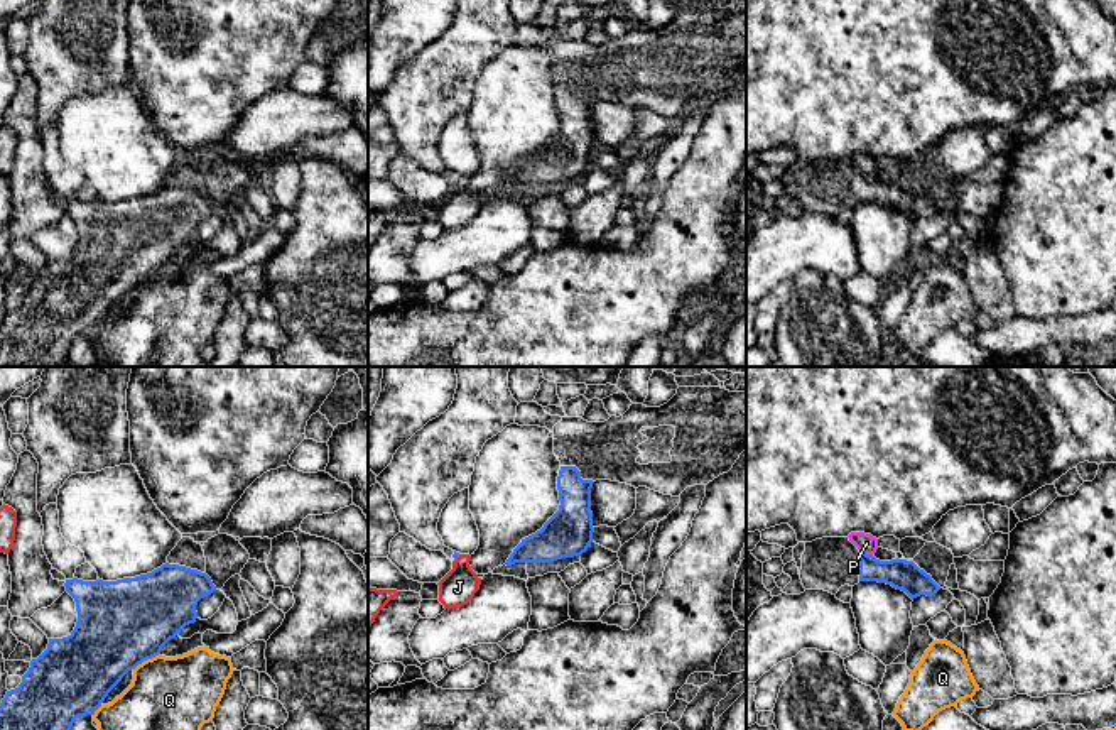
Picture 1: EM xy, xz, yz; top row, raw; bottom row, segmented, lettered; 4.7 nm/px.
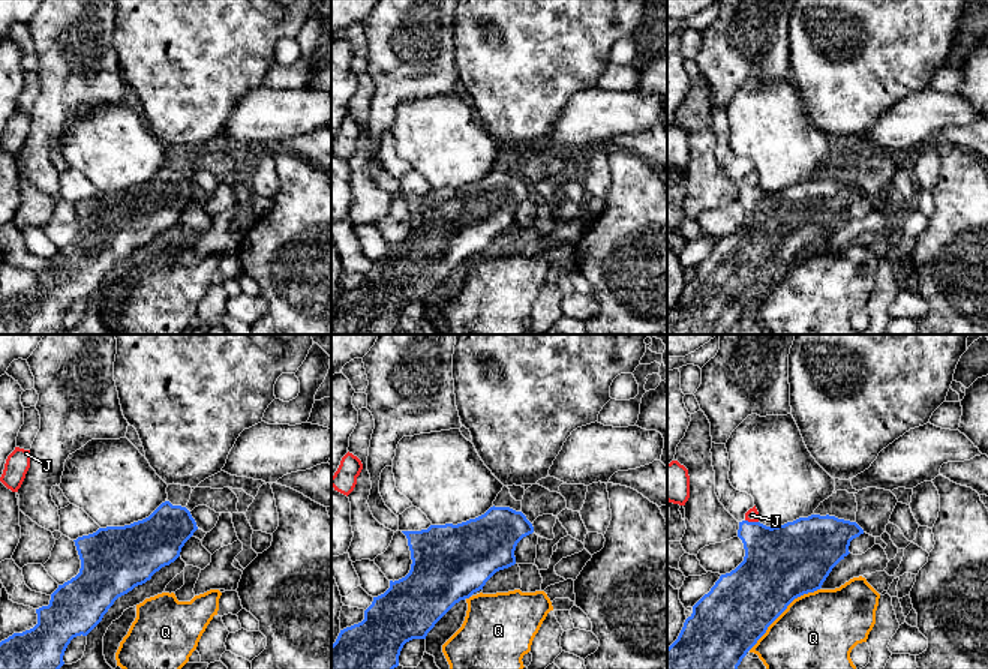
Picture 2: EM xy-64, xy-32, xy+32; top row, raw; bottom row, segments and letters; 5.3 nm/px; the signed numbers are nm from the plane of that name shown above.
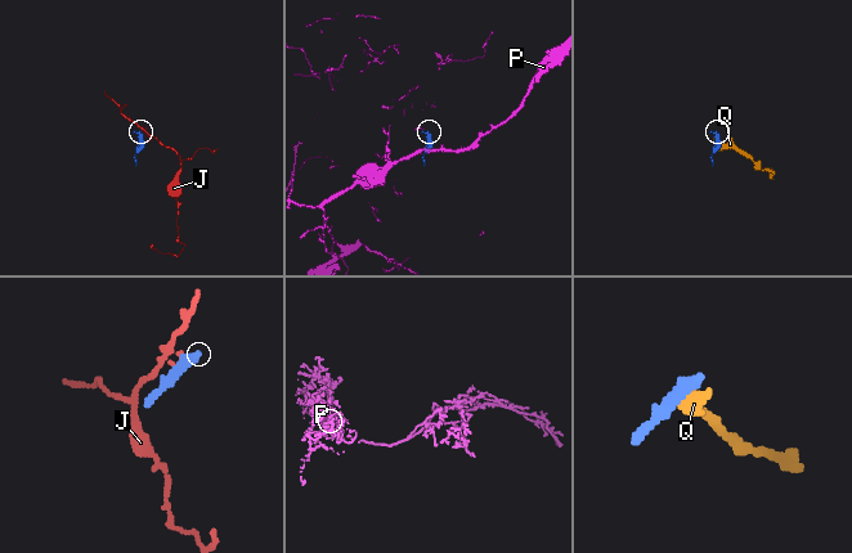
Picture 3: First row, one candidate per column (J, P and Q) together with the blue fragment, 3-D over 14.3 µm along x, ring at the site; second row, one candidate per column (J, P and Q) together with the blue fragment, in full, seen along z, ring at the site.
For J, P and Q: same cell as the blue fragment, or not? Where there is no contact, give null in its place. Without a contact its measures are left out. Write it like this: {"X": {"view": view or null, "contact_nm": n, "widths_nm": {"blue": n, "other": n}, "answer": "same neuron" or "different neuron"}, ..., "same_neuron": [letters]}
{"J": {"view": "xz", "contact_nm": 50, "widths_nm": {"blue": 30, "other": 170}, "answer": "different neuron"}, "P": {"view": "yz", "contact_nm": 70, "widths_nm": {"blue": 150, "other": 90}, "answer": "different neuron"}, "Q": {"view": "xy", "contact_nm": 150, "widths_nm": {"blue": 420, "other": 400}, "answer": "different neuron"}, "same_neuron": []}

